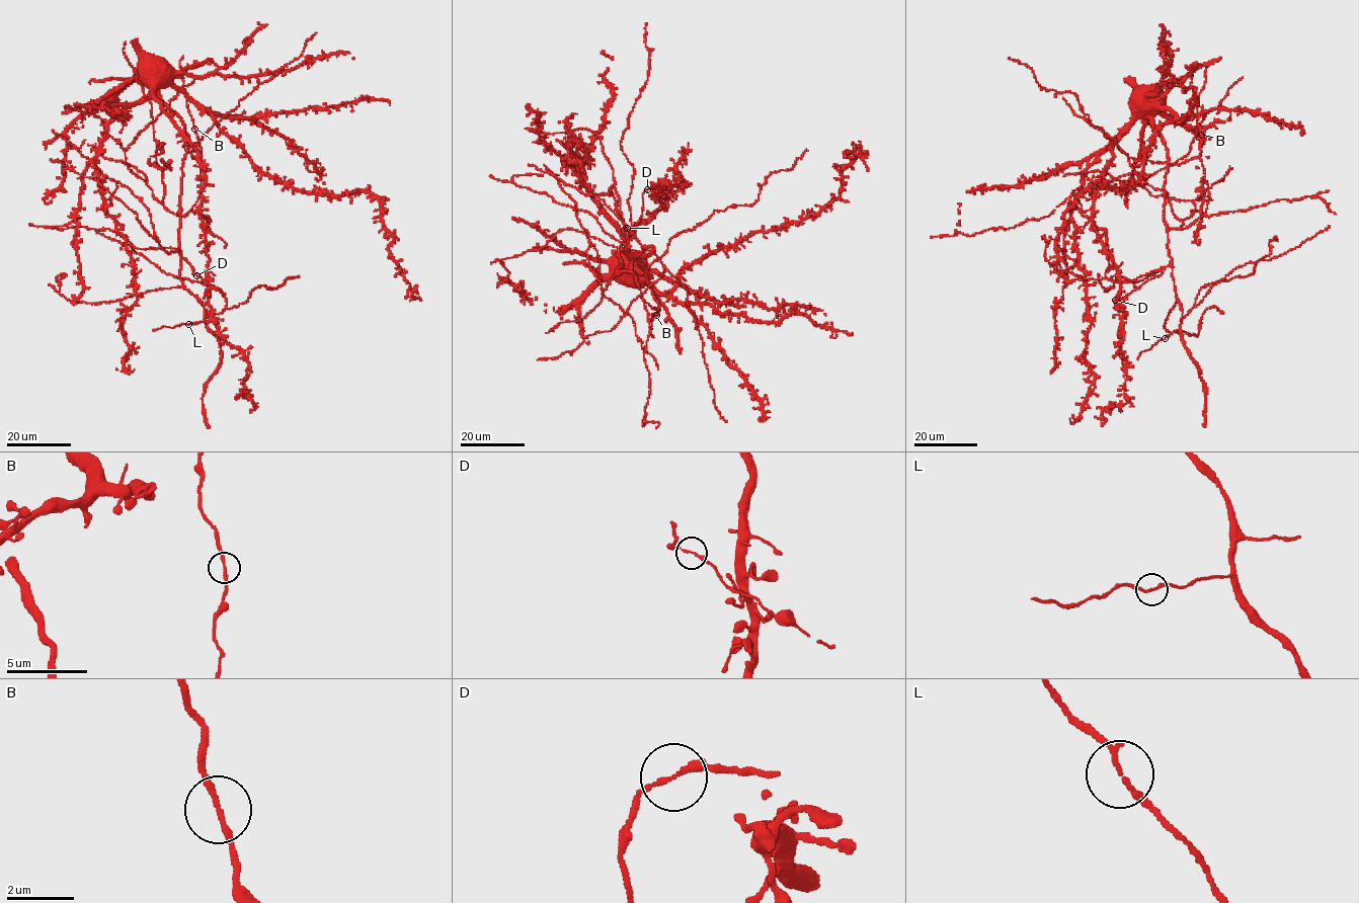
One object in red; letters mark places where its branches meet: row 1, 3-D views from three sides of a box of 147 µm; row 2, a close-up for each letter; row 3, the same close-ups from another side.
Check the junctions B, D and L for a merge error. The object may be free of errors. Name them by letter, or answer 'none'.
none

